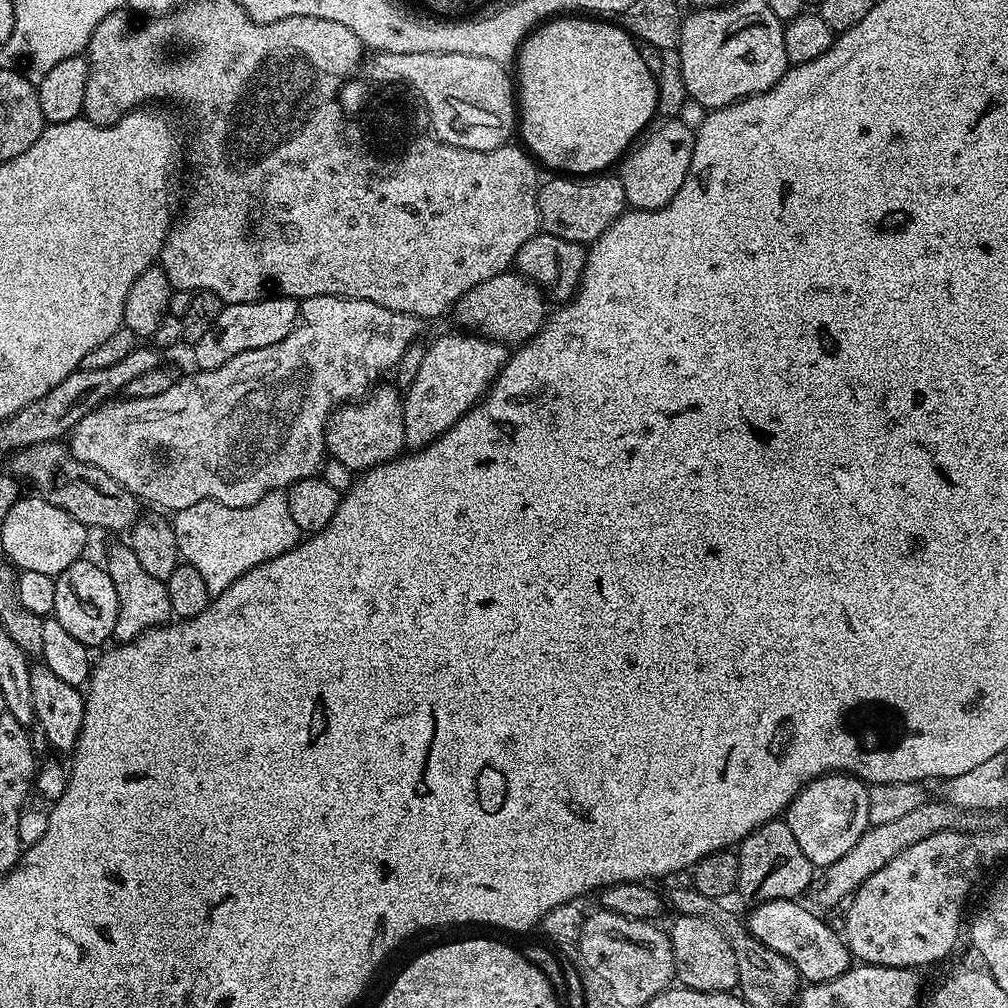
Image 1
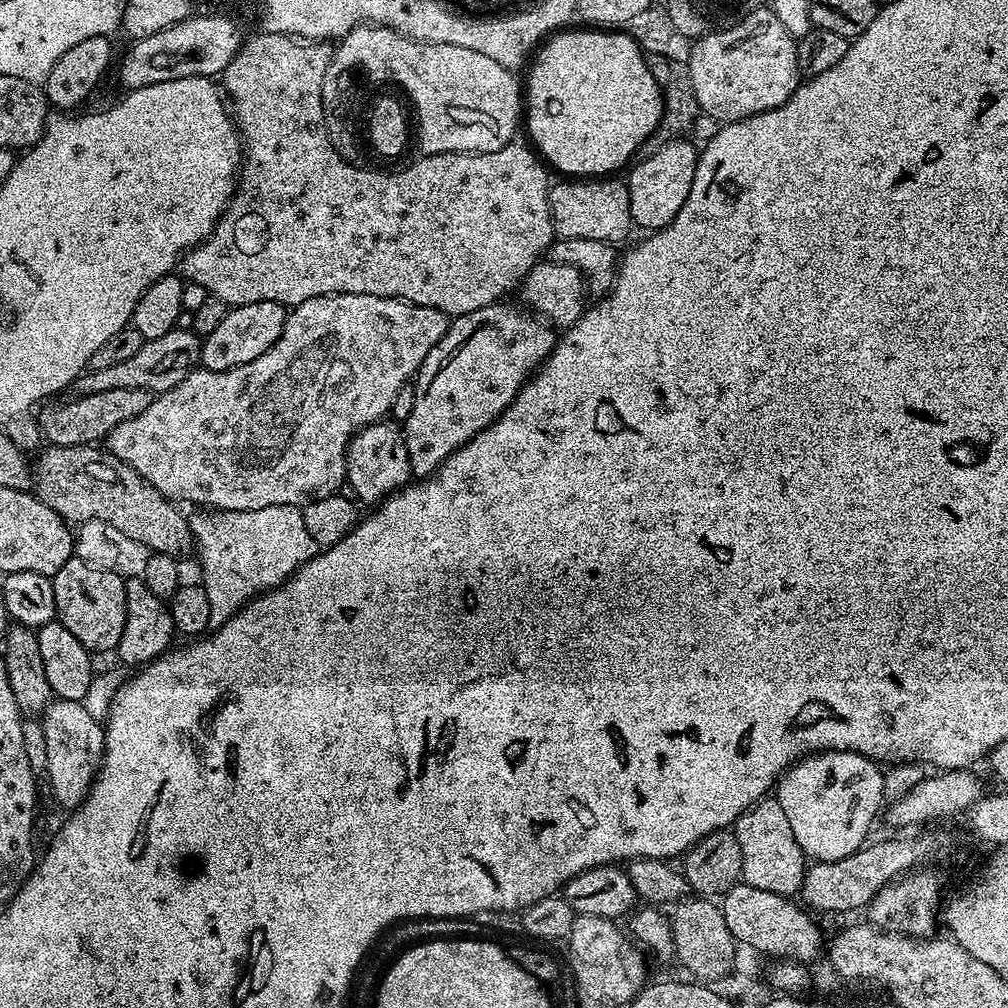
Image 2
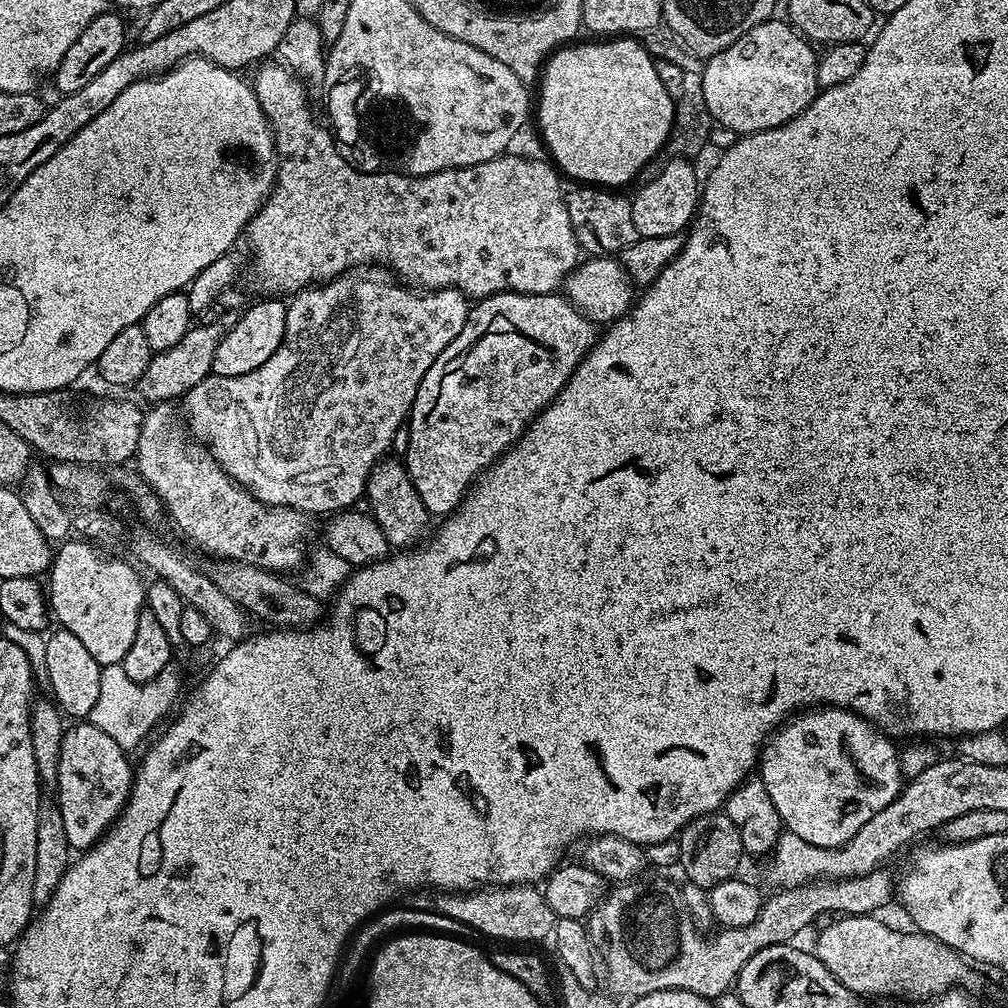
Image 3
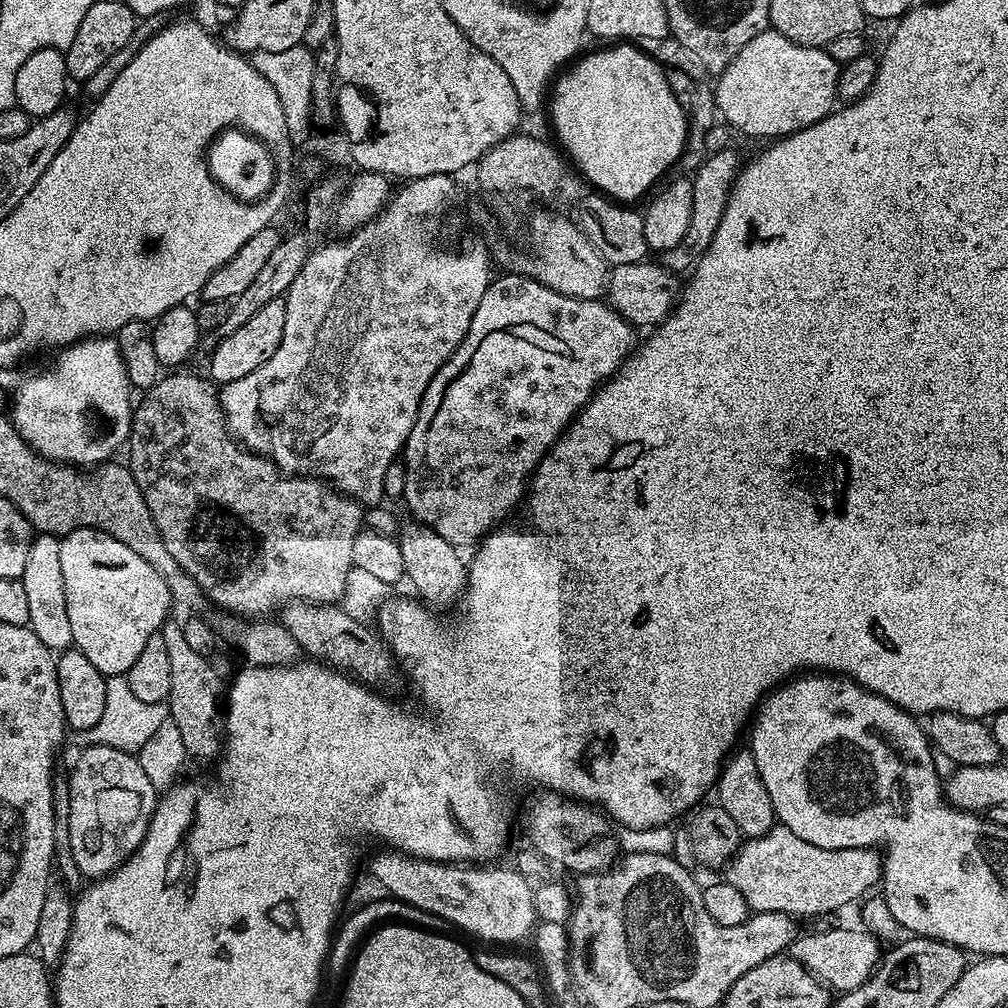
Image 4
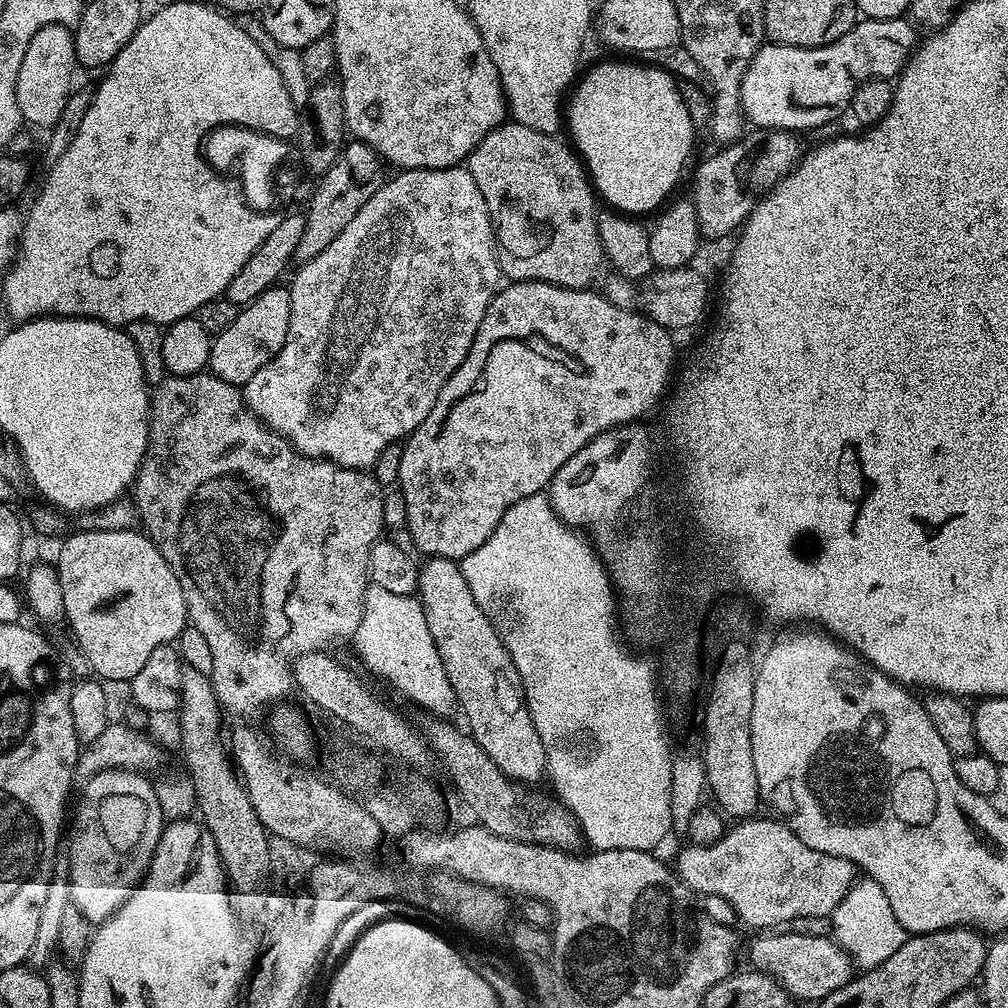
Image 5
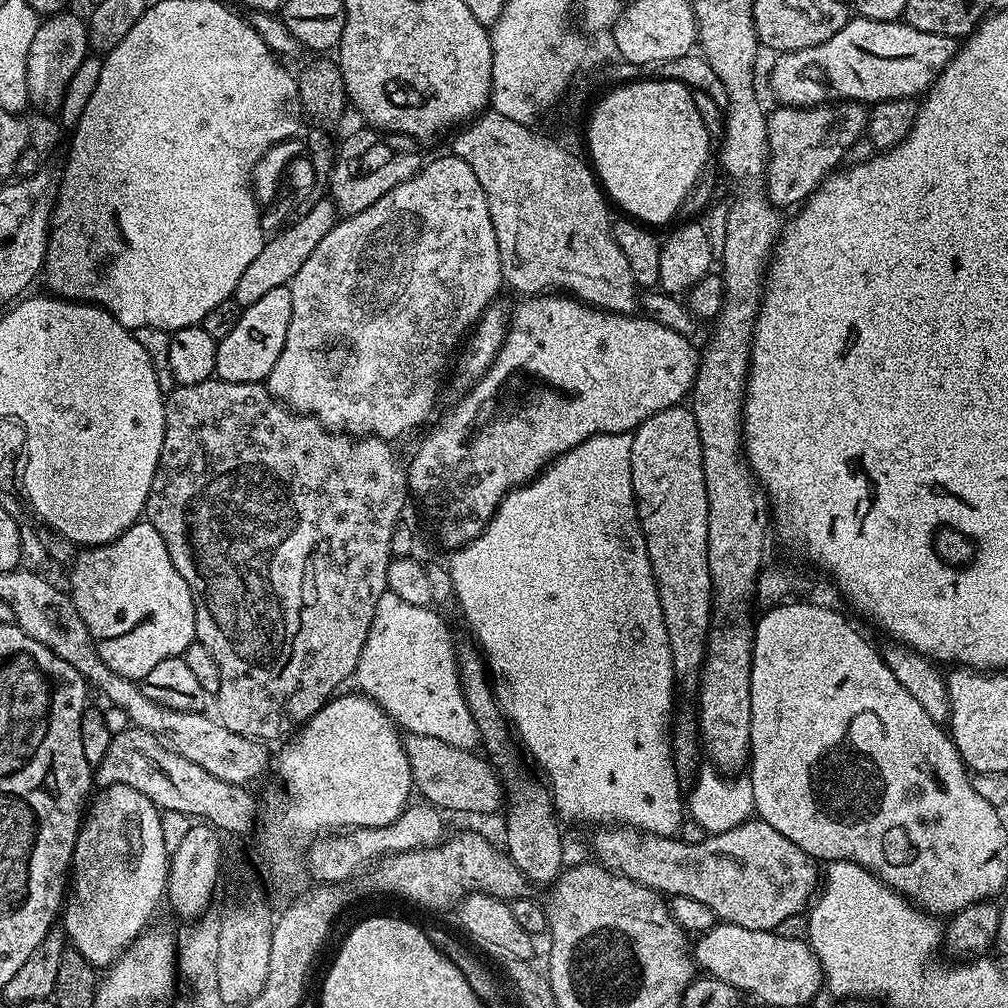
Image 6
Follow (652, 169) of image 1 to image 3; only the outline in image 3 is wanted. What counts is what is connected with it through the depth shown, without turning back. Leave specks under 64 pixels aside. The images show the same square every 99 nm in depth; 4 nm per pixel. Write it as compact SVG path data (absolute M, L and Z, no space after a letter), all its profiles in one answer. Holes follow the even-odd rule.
M668 160L665 165L665 168L653 180L646 181L637 190L636 196L631 197L637 237L646 240L681 235L693 223L696 210L702 204L702 180L696 177L697 165L690 160Z

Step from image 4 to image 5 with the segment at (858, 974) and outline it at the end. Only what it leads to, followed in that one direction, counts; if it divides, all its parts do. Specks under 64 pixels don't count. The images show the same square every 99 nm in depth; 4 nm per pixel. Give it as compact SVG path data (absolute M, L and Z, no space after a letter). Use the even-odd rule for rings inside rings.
M780 930L775 934L760 934L748 948L748 960L757 972L767 972L783 986L797 1001L825 1000L834 990L846 986L853 979L852 957L826 936L803 936L791 930Z

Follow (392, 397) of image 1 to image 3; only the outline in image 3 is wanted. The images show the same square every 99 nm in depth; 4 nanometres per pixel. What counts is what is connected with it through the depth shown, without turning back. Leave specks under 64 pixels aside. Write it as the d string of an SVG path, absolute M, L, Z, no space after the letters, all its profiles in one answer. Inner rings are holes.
M385 458L372 467L372 472L368 475L366 504L367 500L370 514L378 522L382 534L386 534L393 549L407 550L419 545L429 535L430 513L426 510L422 498L418 498L418 490L414 490L414 482L410 482L408 469L399 459Z

